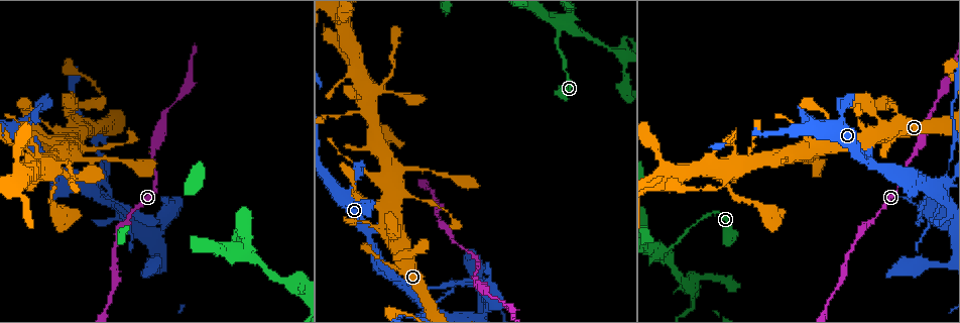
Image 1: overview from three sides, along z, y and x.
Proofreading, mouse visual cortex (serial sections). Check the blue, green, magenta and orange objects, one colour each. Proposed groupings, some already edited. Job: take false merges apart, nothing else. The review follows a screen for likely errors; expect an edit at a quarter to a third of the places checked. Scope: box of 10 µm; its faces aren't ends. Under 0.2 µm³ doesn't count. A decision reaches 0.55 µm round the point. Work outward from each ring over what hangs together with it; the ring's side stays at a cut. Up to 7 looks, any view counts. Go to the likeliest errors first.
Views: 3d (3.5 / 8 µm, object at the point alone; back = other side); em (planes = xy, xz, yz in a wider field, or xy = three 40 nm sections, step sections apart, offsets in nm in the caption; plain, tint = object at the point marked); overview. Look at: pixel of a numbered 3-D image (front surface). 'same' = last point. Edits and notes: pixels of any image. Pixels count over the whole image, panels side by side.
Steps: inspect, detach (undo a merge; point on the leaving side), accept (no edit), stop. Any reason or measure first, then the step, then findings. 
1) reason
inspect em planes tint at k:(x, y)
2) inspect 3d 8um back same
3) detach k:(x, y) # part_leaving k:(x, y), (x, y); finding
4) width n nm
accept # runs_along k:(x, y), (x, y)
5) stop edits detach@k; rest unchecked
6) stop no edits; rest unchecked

four or more arms meet
inspect 3d 3.5um at 1:(937, 189)

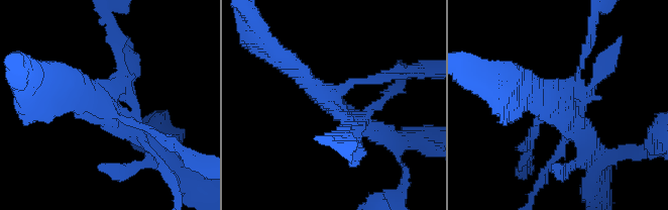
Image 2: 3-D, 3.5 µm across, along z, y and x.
now the EM
inspect em xy step 3 tint at 2:(555, 111)

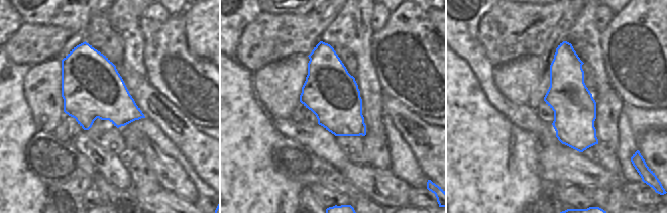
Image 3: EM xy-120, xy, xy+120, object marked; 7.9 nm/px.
detach 2:(588, 38) # part_leaving 2:(580, 69), (590, 19); a second cell is stuck on

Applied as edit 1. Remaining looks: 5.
see it whole again
inspect overview

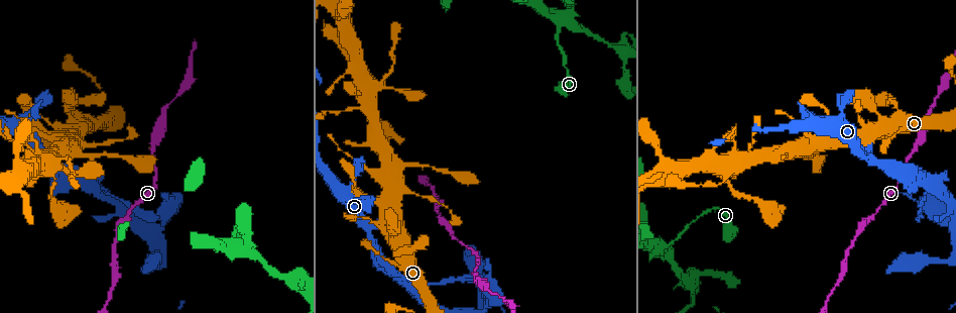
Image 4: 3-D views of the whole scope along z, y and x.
inspect 3d 3.5um at 4:(238, 243)

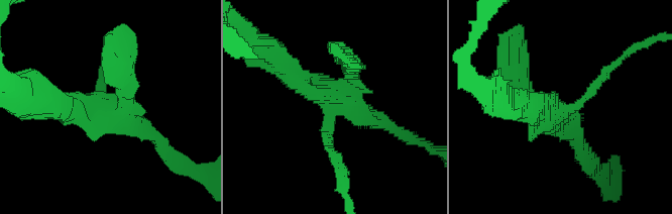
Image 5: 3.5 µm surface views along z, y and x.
inspect em xy step 2 tint at 5:(565, 109)

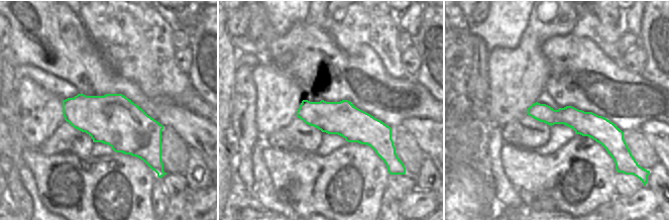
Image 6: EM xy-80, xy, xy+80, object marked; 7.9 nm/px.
width 280 nm
accept # runs_along 5:(109, 65), (103, 108), (156, 138); one cell here

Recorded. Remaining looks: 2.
inspect 3d 3.5um at 4:(49, 169)

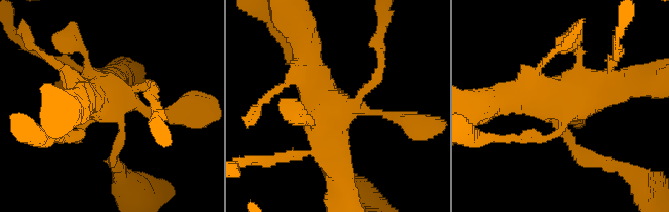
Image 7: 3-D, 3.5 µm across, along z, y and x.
need the tissue
inspect em planes tint at 7:(553, 110)

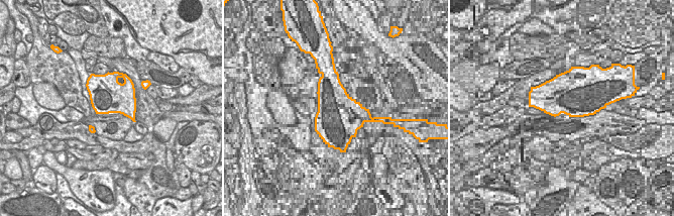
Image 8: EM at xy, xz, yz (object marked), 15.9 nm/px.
accept # runs_along 7:(335, 162), (301, 39); all the same cell

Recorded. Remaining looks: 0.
stop edits detach@2; rest unchecked

